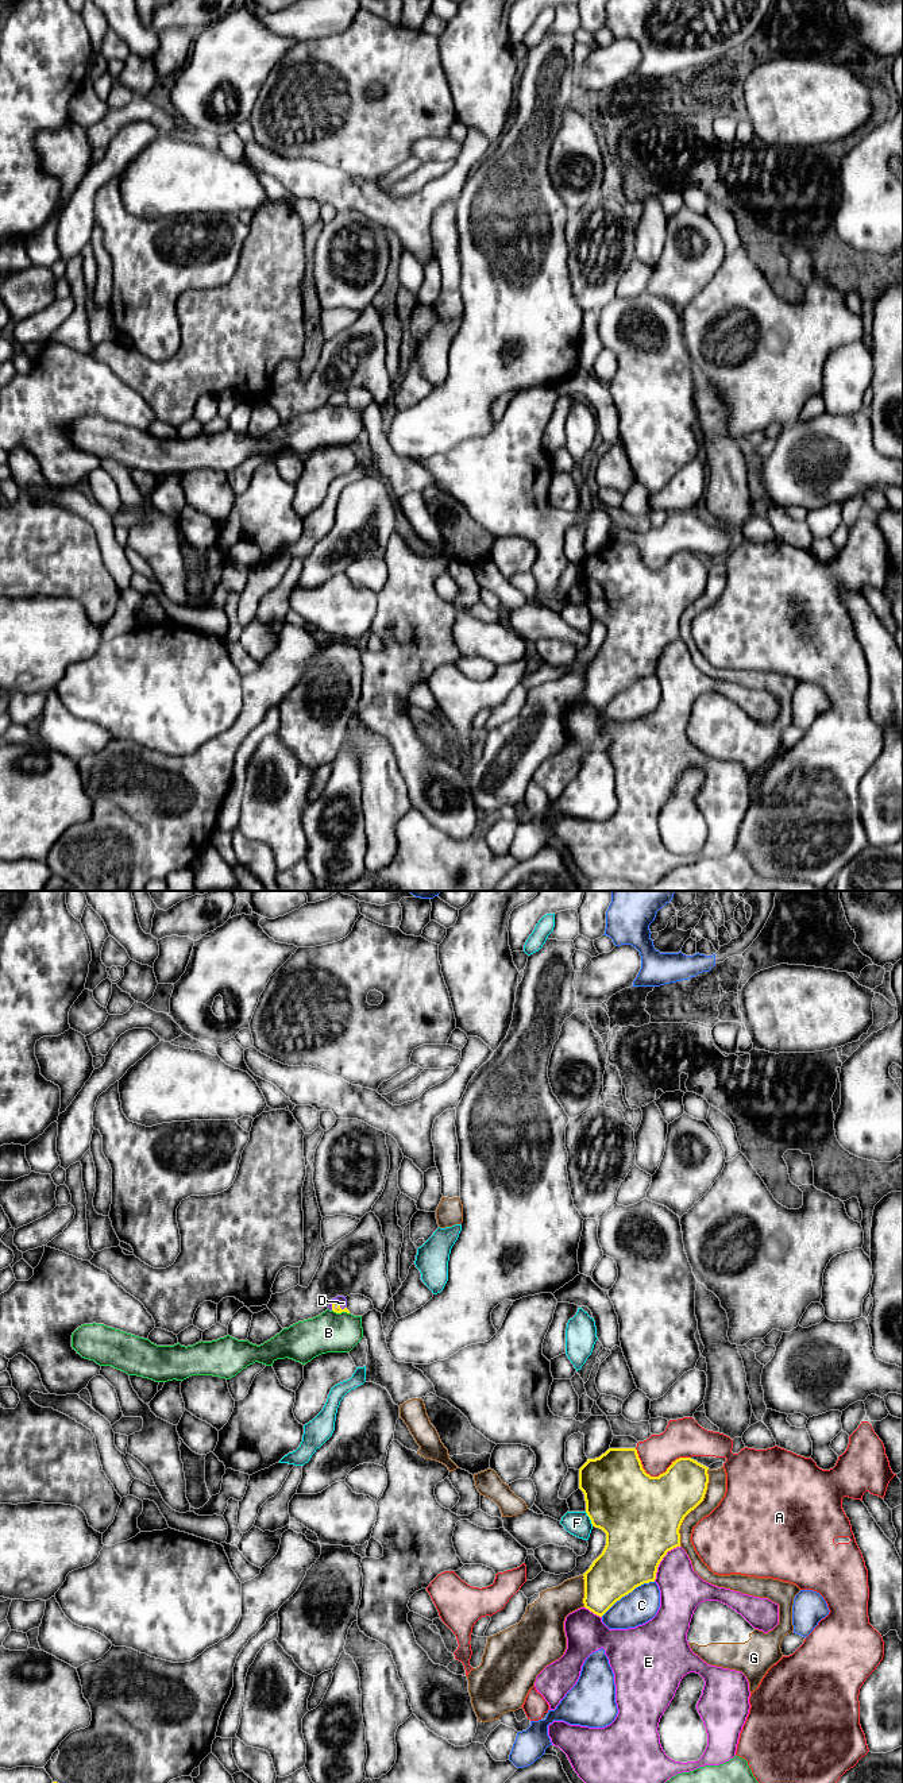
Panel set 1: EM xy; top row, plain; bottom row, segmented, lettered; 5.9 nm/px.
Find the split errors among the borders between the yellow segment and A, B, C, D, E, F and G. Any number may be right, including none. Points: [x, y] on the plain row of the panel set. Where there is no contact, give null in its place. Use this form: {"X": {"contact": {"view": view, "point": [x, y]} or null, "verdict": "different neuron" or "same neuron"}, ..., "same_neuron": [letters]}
{"A": {"contact": {"view": "xy", "point": [656, 570]}, "verdict": "different neuron"}, "B": {"contact": {"view": "xy", "point": [340, 405]}, "verdict": "different neuron"}, "C": {"contact": {"view": "xy", "point": [626, 687]}, "verdict": "different neuron"}, "D": {"contact": {"view": "xy", "point": [339, 396]}, "verdict": "same neuron"}, "E": {"contact": {"view": "xy", "point": [662, 652]}, "verdict": "different neuron"}, "F": {"contact": {"view": "xy", "point": [590, 612]}, "verdict": "different neuron"}, "G": {"contact": {"view": "xy", "point": [694, 601]}, "verdict": "different neuron"}, "same_neuron": ["D"]}

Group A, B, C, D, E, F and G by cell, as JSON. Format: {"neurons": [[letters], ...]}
{"neurons": [["A"], ["B"], ["C"], ["D"], ["E"], ["F"], ["G"]]}

